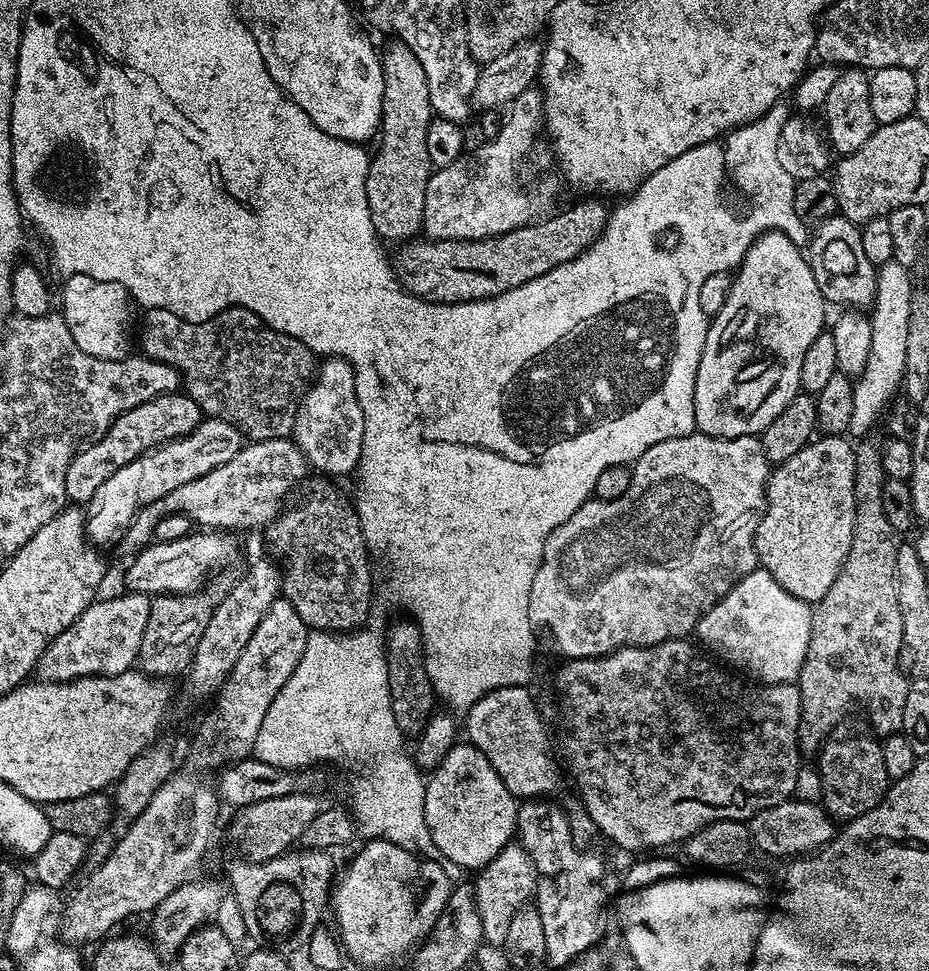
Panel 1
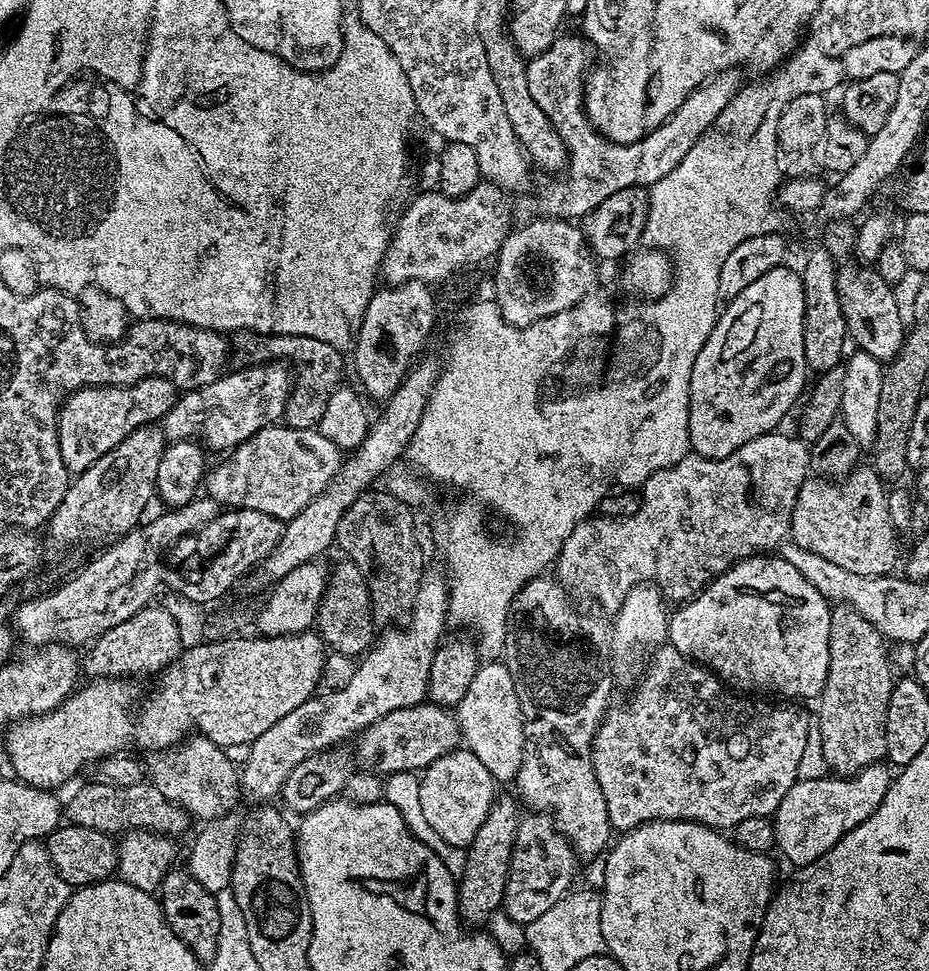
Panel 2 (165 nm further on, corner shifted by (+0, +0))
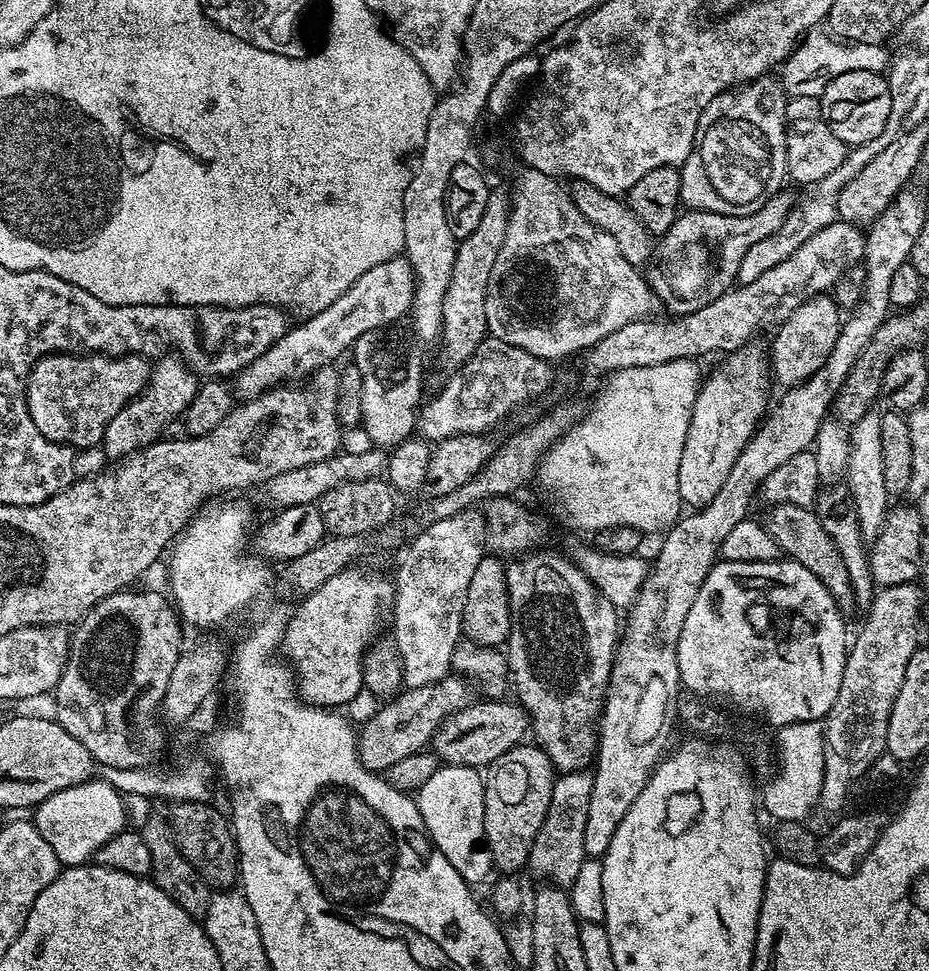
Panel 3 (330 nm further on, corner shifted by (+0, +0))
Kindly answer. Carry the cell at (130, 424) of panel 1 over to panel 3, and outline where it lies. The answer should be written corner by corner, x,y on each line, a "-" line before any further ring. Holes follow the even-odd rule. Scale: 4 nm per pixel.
57,352
44,356
36,362
28,376
26,391
28,394
28,413
34,418
34,426
54,444
62,444
73,450
92,448
101,443
106,434
106,426
132,400
140,395
152,376
153,361
147,356
105,356
89,354
73,356
66,352

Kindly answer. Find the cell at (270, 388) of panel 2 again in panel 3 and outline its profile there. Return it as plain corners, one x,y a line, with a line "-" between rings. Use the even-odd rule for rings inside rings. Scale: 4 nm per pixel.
401,254
372,267
362,274
358,281
354,282
354,285
350,286
346,294
342,294
341,298
336,299
326,310
307,317
300,322
297,328
296,325
289,327
288,332
274,346
270,346
270,350
266,350
266,354
262,354
262,358
254,358
254,362
250,362
250,366
237,372
234,377
235,395
241,401
253,400
256,396
269,392
271,388
278,388
297,378
308,378
319,373
322,370
320,368
340,357
345,351
347,353
360,335
372,330
385,329
389,327
388,324
400,319
403,315
405,317
411,311
414,288
415,276
412,264
406,256

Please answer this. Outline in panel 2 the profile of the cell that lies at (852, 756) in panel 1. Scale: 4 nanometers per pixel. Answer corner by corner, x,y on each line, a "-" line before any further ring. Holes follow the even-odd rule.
838,604
832,608
830,666
818,697
818,727
822,734
822,754
826,754
829,769
837,777
855,776
885,755
884,723
894,685
887,646
886,637
874,625
866,622
858,610
848,604

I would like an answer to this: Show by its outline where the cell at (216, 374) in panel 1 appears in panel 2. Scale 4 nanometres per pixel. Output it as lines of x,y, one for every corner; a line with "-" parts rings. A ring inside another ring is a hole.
247,330
237,331
235,336
235,355
237,352
244,359
245,365
257,366
283,362
290,366
294,373
294,395
284,411
283,423
289,428
316,428
325,414
326,403
330,400
330,396
343,385
345,353
328,342
319,341
318,338
290,334
273,336
267,332

